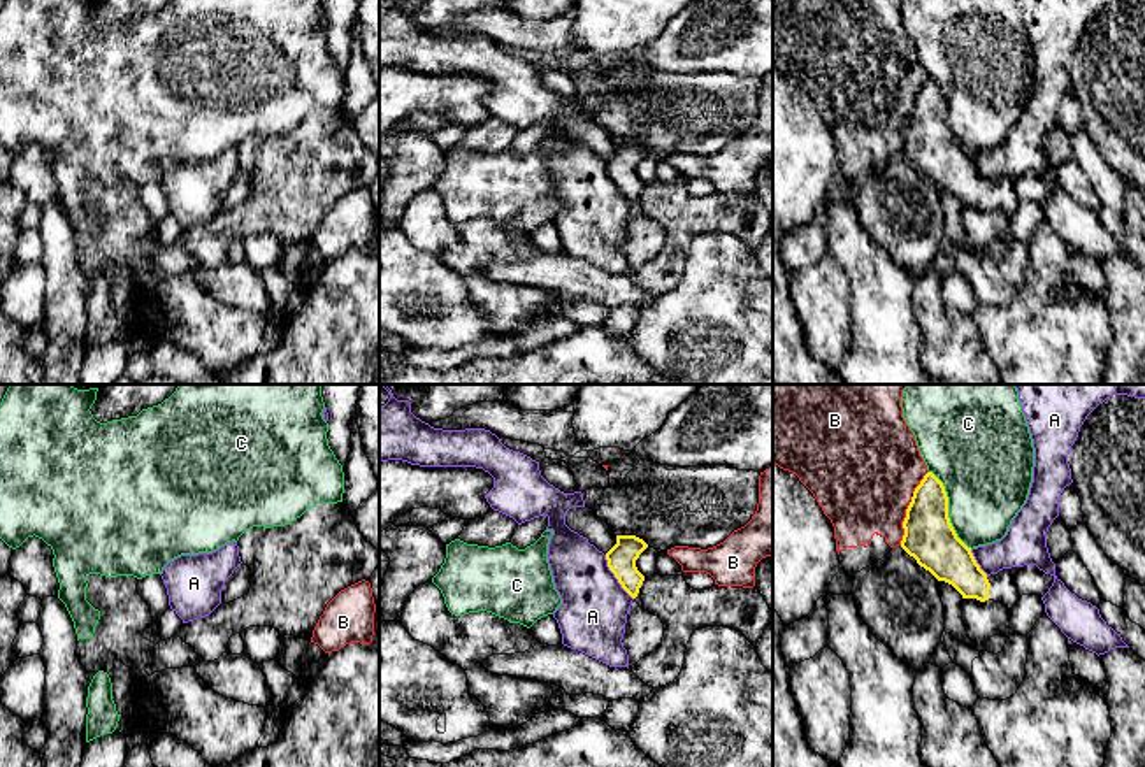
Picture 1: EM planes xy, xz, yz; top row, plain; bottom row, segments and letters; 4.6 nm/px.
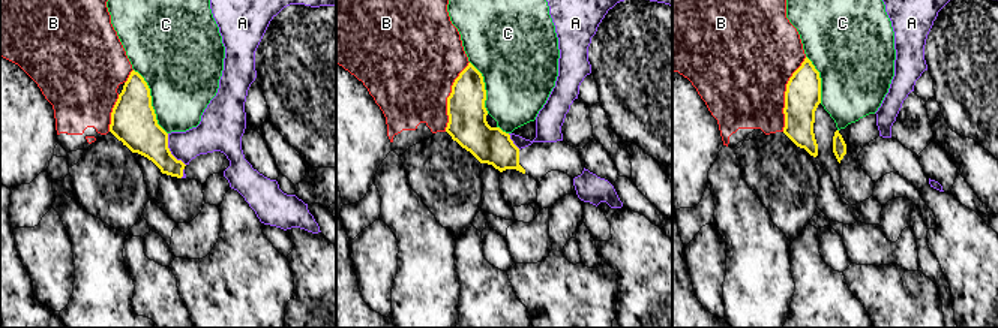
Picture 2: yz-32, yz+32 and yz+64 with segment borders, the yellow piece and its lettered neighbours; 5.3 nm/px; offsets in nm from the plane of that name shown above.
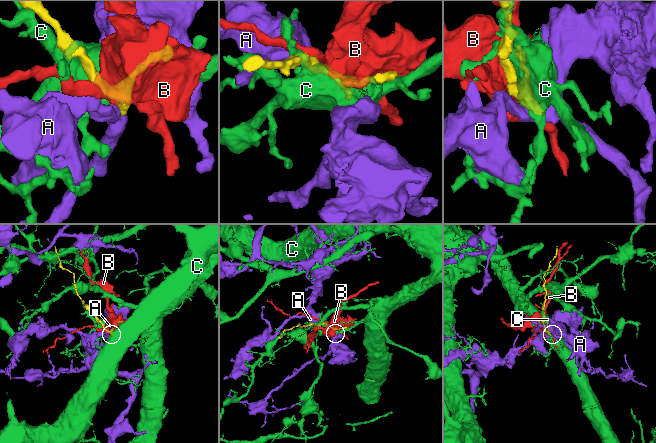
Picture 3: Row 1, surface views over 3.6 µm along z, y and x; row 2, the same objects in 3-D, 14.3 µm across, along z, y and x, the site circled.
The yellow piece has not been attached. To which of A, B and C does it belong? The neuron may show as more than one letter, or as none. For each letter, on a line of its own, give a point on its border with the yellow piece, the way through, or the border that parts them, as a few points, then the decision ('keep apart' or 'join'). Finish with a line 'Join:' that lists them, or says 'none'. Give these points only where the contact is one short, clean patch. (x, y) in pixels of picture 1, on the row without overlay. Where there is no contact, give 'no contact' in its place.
A: contact xz (615, 183); border xz (604, 162), (608, 176), (633, 206); keep apart
B: contact yz (903, 130); keep apart
C: contact yz (947, 118); keep apart
Join: none

